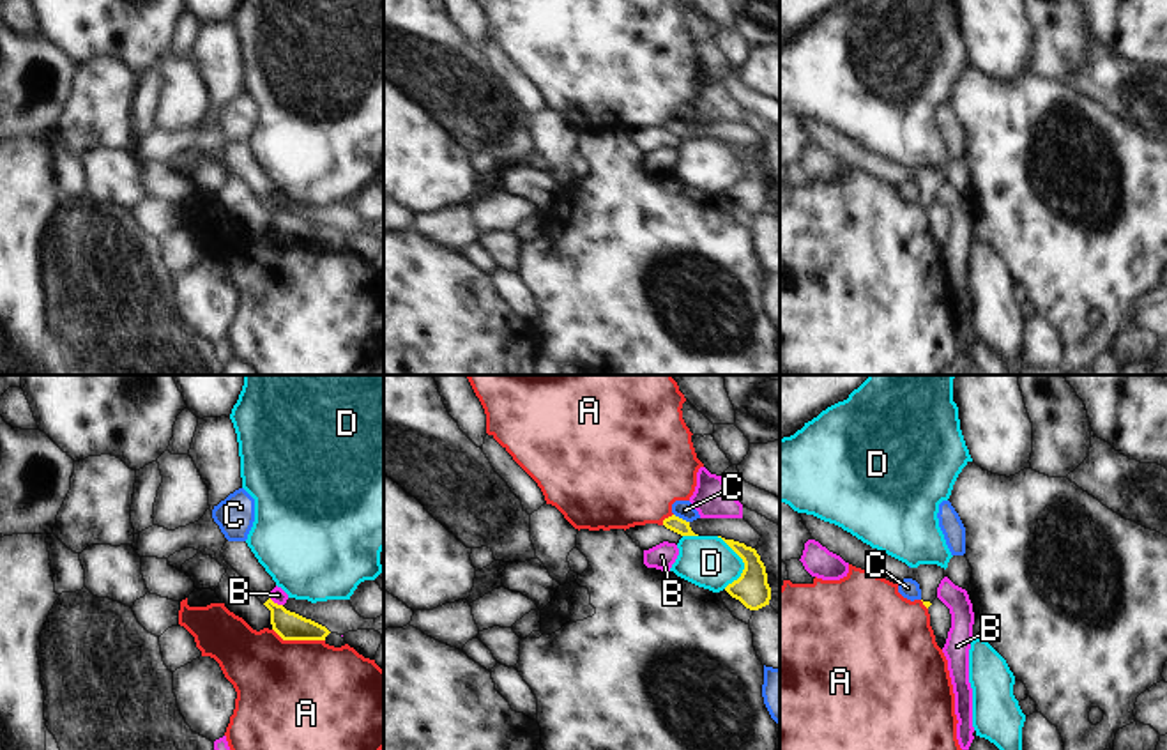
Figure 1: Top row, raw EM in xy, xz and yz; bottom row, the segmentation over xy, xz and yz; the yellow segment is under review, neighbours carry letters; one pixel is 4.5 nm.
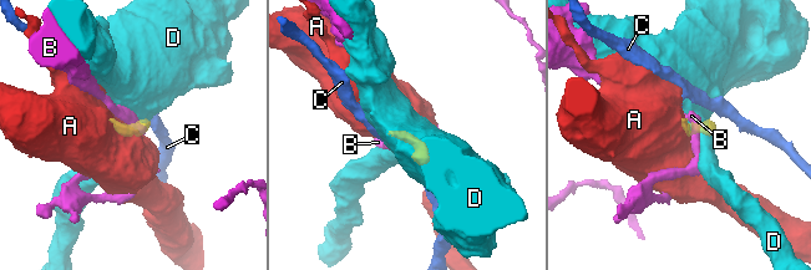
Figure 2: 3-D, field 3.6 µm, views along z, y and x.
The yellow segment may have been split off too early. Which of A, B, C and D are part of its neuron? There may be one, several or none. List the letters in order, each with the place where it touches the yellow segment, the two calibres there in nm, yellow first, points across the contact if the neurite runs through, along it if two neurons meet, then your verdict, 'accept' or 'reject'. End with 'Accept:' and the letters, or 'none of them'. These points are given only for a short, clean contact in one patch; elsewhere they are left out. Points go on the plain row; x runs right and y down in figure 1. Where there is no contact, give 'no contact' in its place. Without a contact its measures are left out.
A: meets yellow in xy at (299, 243); 130 nm thick on the yellow side, 500 nm on the other; border along xy (273, 232), (283, 243), (324, 244); reject
B: meets yellow in xy at (276, 207); 130 nm thick on the yellow side, 70 nm on the other; reject
C: meets yellow in xz at (681, 122); 70 nm thick on the yellow side, 90 nm on the other; border along xz (674, 117), (688, 126); reject
D: meets yellow in xz at (743, 165); 160 nm thick on the yellow side, 240 nm on the other; border along xz (716, 140), (743, 167), (743, 176), (725, 191); reject
Accept: none of them

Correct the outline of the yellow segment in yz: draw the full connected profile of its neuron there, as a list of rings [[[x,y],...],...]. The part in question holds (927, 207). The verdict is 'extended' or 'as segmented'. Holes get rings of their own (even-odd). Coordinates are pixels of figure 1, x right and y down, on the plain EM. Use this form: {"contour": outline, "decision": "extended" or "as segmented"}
{"contour": [[[801,117],[803,127],[812,142],[845,166],[882,180],[893,188],[912,182],[919,188],[923,209],[928,212],[937,202],[937,191],[944,182],[944,172],[937,168],[919,168],[909,172],[905,166],[872,152],[842,131],[824,126],[813,119]]], "decision": "extended"}

